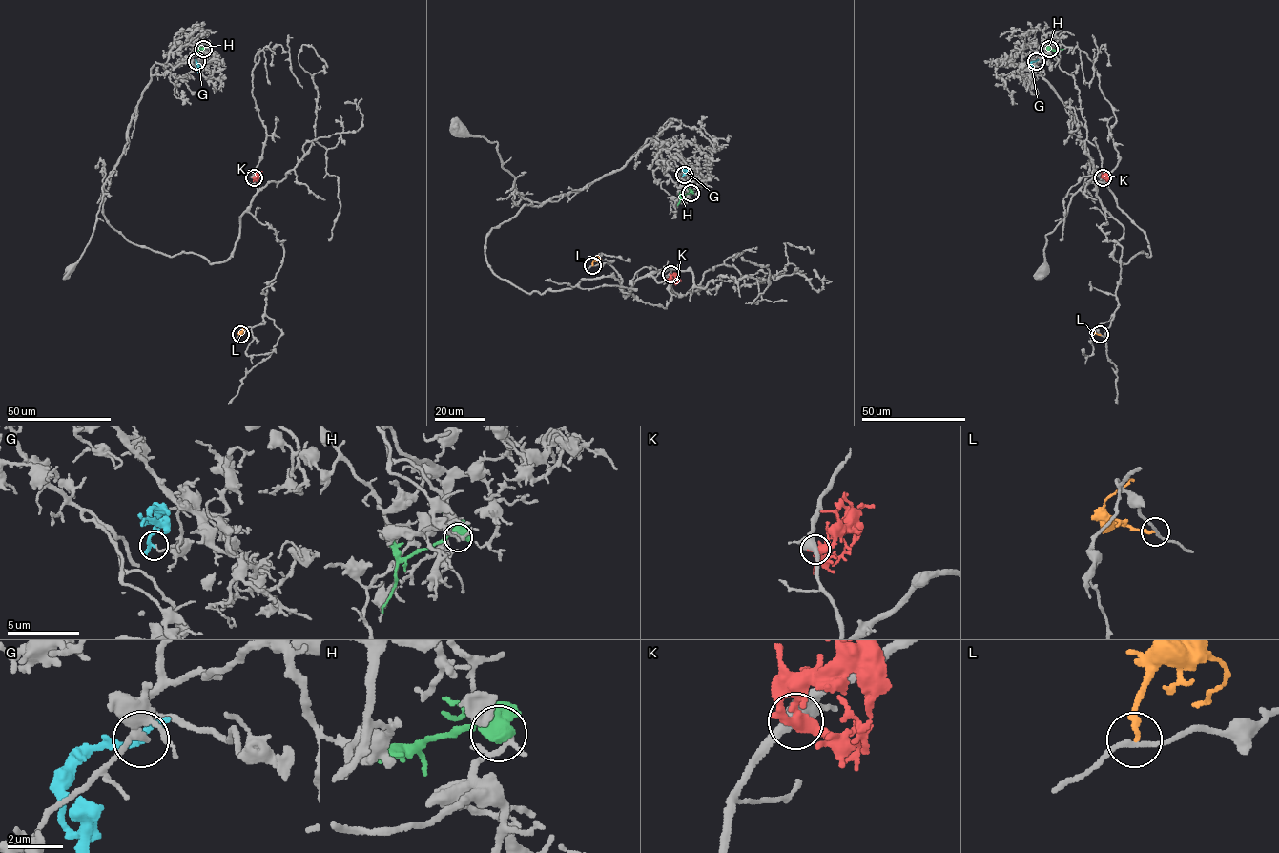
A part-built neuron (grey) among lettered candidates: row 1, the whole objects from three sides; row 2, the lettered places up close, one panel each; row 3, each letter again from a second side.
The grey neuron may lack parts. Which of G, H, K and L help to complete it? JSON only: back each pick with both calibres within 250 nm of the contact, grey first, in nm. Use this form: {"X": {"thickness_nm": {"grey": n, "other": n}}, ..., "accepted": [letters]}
{"accepted": []}

